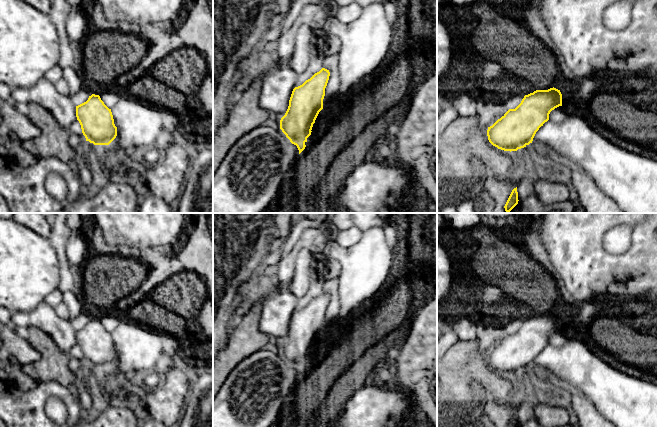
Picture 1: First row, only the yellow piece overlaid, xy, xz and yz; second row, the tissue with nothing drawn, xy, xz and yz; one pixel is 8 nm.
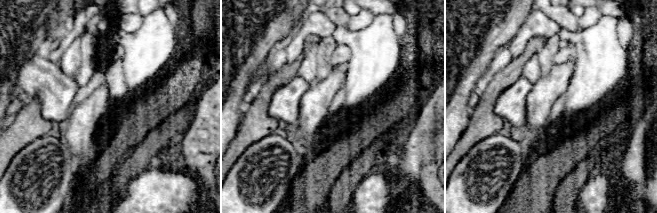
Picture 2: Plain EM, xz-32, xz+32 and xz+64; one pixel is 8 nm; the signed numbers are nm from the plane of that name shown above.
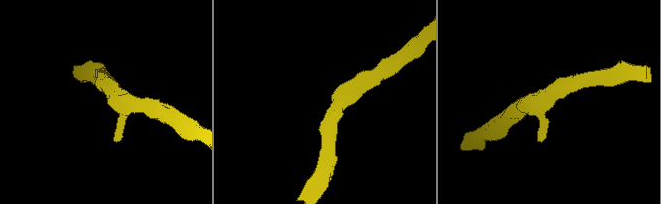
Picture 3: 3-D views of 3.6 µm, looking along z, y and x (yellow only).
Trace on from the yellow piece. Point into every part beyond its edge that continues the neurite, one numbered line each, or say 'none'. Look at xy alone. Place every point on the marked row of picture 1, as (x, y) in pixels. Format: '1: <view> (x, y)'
none

